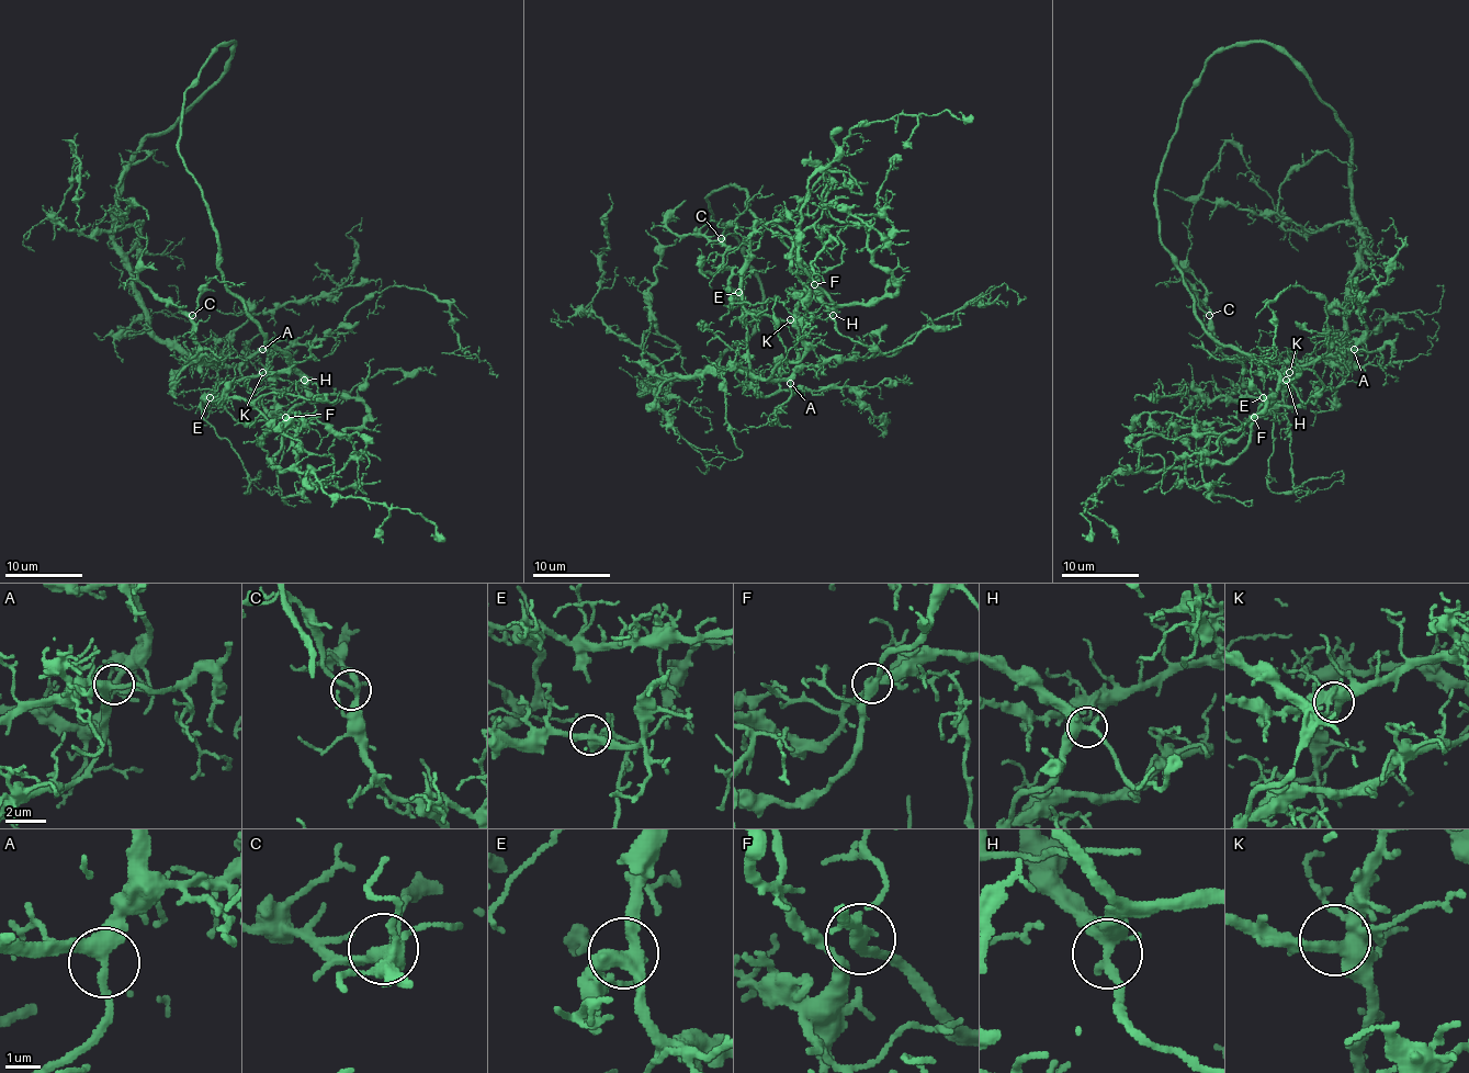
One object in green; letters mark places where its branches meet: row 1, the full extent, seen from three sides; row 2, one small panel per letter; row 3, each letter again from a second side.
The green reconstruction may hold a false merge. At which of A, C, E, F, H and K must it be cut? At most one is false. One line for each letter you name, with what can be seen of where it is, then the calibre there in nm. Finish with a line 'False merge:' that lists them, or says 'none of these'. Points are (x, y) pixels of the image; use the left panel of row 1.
False merge: none of these

